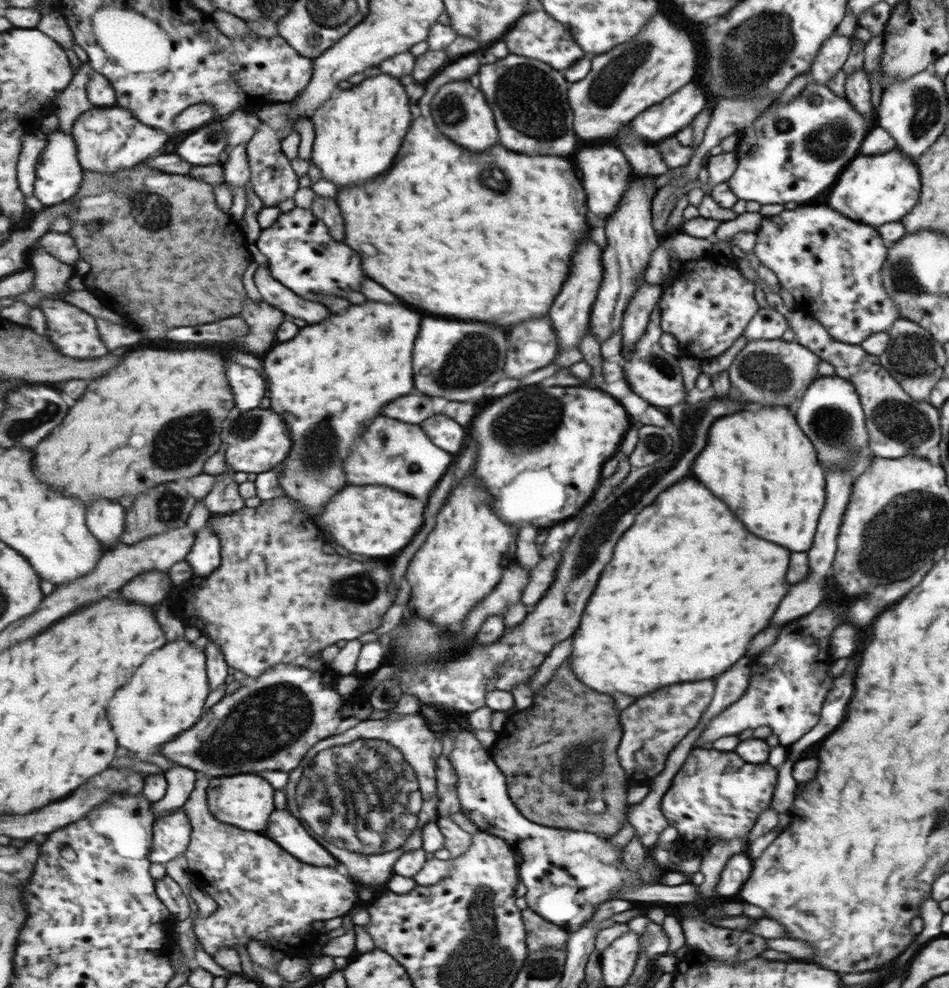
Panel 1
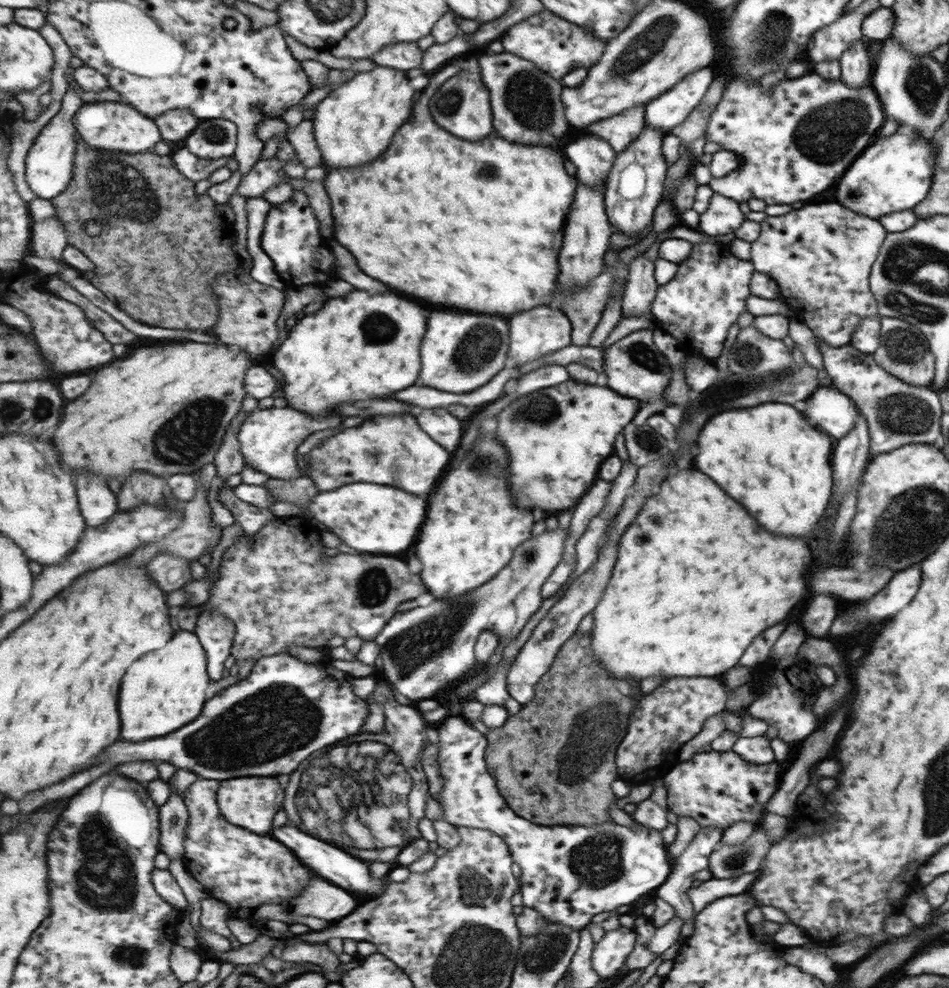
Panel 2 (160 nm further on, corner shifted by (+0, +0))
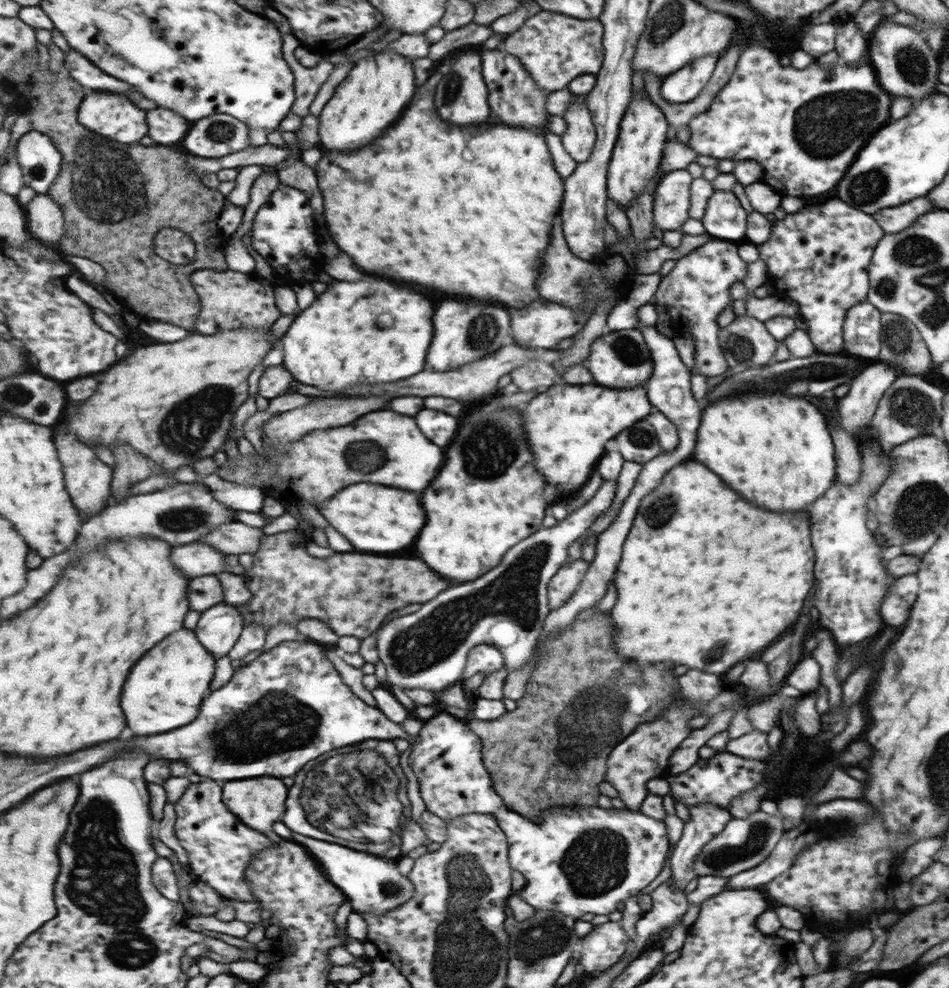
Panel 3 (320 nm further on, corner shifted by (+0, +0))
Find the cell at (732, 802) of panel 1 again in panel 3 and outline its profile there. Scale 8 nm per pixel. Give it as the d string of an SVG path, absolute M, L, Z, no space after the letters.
M723 750L708 759L698 758L685 772L667 776L665 780L674 800L679 800L686 807L695 806L697 803L711 803L727 809L732 798L746 793L761 782L764 777L763 770L767 772L764 761L746 759Z

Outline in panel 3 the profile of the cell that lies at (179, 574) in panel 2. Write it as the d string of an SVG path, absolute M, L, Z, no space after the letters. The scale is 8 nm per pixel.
M199 541L179 546L181 548L175 548L171 558L187 578L193 580L200 576L225 572L227 553Z

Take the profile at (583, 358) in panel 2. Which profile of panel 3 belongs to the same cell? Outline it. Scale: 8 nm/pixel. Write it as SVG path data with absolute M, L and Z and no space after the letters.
M519 344L507 345L501 347L492 355L481 359L473 364L467 364L465 368L457 368L457 372L419 372L407 380L399 380L399 382L389 382L389 384L375 384L371 388L371 392L375 396L381 396L381 392L387 392L391 398L399 398L399 396L445 396L445 398L457 398L457 400L473 400L479 396L487 396L491 390L495 392L499 380L503 376L507 376L510 372L527 361L534 358L544 360L549 364L558 361L561 358L561 351L554 349L545 349L541 351L541 355L537 355L529 348L523 348Z

